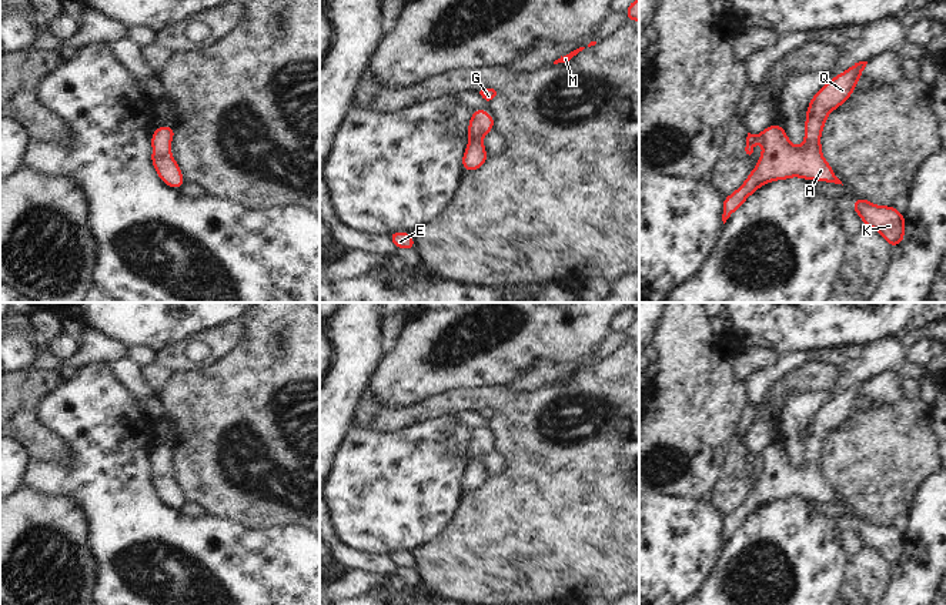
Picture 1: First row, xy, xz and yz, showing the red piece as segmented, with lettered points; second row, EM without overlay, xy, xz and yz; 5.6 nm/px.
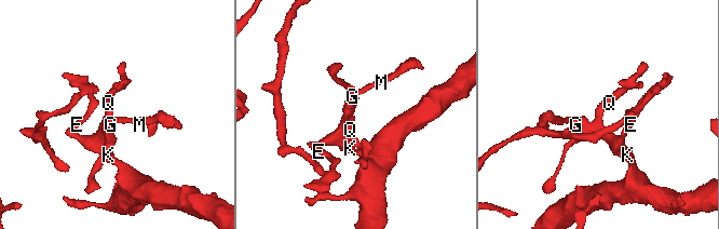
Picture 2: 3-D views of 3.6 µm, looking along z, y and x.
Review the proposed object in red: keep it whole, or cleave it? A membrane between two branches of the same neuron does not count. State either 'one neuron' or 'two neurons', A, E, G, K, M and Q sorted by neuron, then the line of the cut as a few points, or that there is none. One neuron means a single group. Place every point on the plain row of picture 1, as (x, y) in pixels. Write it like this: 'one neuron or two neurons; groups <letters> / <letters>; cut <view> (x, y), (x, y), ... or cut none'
one neuron; groups A E G K M Q; cut none

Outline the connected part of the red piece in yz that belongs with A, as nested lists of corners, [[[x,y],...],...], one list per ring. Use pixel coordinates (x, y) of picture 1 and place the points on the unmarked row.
[[[868,381],[855,382],[843,392],[826,401],[812,417],[806,429],[805,462],[802,465],[793,467],[788,459],[788,452],[779,444],[768,445],[761,454],[748,452],[746,474],[751,475],[753,472],[756,461],[762,461],[765,468],[745,502],[723,518],[723,544],[743,525],[749,515],[770,501],[802,497],[806,501],[818,499],[842,504],[822,475],[820,454],[828,434],[850,418],[866,384]]]

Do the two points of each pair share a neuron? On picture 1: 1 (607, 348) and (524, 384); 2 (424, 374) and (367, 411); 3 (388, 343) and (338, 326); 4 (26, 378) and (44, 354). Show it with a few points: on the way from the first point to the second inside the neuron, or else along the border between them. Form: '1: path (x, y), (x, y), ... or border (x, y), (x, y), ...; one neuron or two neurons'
1: path (587, 360), (562, 370), (544, 373); one neuron
2: border (368, 387), (385, 403), (414, 404), (417, 401); two neurons
3: border (381, 317), (381, 348), (384, 351); two neurons
4: border (33, 367), (56, 371); two neurons

